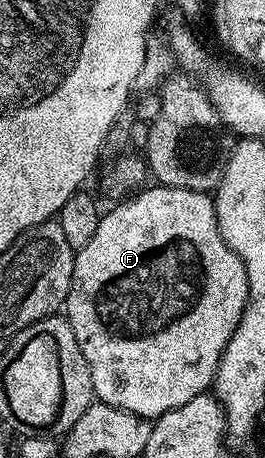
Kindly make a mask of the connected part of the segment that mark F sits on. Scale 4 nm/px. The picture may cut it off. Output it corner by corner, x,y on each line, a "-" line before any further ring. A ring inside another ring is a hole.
150,185
121,200
110,212
107,210
98,223
96,233
92,233
92,241
77,248
72,285
66,298
64,314
70,320
72,333
76,333
76,341
80,345
80,353
84,353
84,361
88,361
95,396
101,402
113,407
143,417
157,417
184,405
184,401
192,401
192,397
203,394
213,384
214,375
218,372
218,362
222,360
222,354
236,325
240,325
240,317
246,308
247,295
246,266
218,231
213,198
204,191

